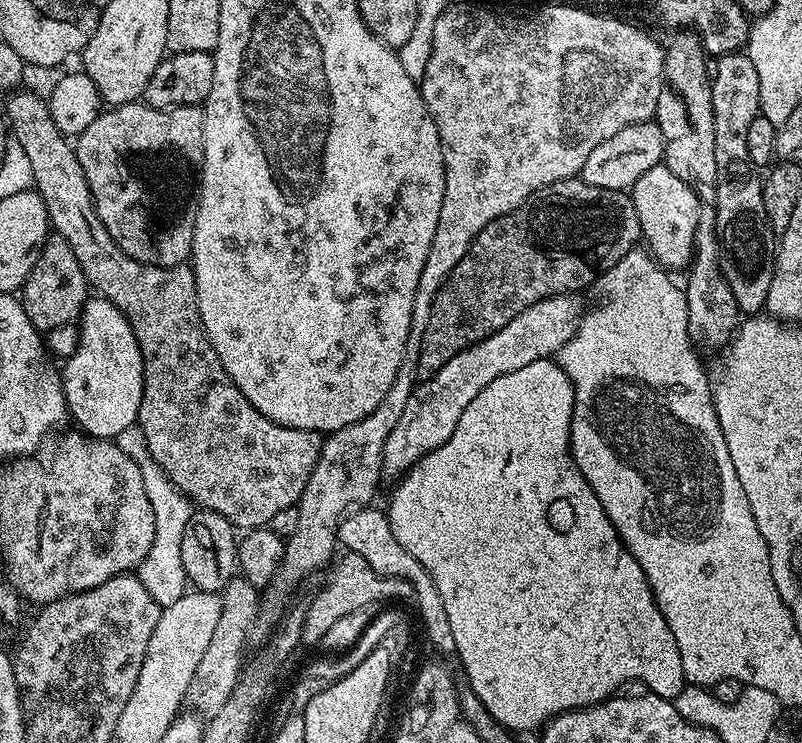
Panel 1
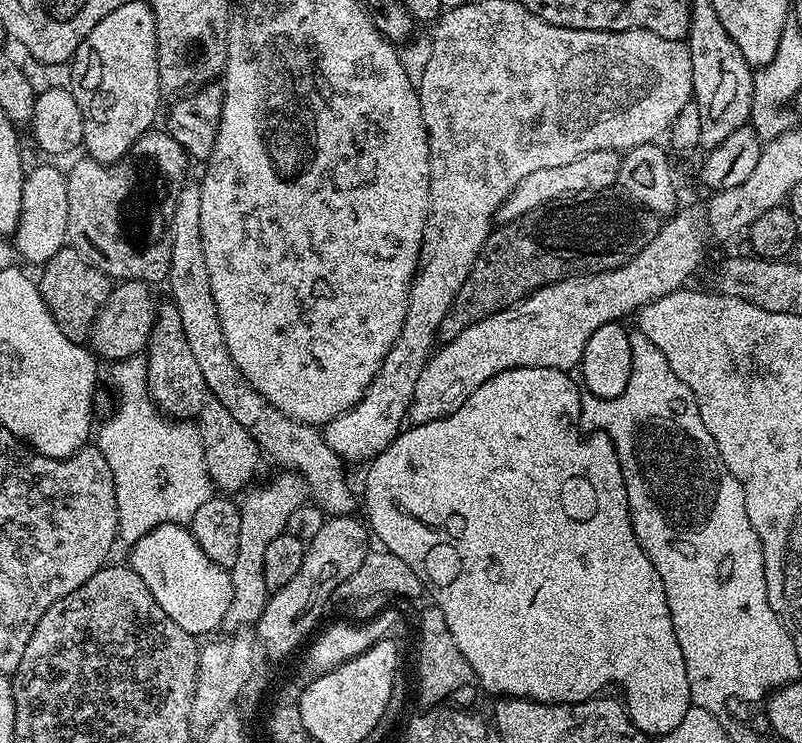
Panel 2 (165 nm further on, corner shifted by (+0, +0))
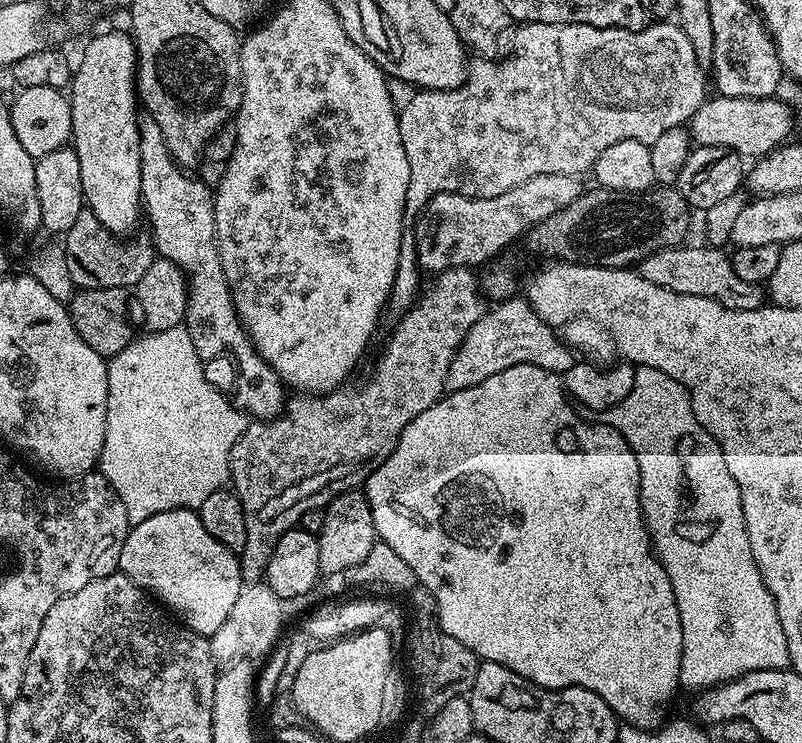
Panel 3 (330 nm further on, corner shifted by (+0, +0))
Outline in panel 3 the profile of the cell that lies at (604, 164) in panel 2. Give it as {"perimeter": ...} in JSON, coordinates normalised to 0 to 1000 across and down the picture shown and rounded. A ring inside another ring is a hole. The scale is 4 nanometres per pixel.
{"perimeter":[[[671,234],[671,240],[656,240],[646,250],[631,256],[631,261],[621,261],[616,266],[586,266],[576,261],[547,258],[540,264],[526,281],[524,297],[519,301],[519,345],[516,350],[525,362],[547,369],[559,361],[597,362],[597,355],[607,357],[632,328],[652,319],[658,308],[671,299],[686,293],[686,288],[696,288],[696,283],[706,283],[711,272],[719,269],[726,257],[724,244],[711,234]]]}

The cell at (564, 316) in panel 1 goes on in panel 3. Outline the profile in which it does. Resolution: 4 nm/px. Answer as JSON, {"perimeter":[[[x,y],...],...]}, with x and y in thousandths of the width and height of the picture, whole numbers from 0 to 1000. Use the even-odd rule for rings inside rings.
{"perimeter":[[[635,401],[617,412],[610,413],[603,421],[603,427],[581,450],[581,455],[571,466],[566,482],[561,487],[561,498],[556,503],[555,524],[559,528],[581,525],[586,520],[596,520],[596,514],[606,514],[615,503],[621,503],[626,498],[636,498],[638,493],[647,490],[665,490],[676,498],[697,501],[704,503],[711,499],[716,489],[714,470],[696,451],[695,443],[687,436],[682,436],[678,429],[660,412],[657,402]]]}

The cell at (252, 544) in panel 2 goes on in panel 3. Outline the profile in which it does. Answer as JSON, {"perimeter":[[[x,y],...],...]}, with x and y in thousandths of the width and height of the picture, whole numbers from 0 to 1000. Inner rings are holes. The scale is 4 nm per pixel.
{"perimeter":[[[559,361],[556,365],[547,367],[540,377],[544,378],[535,388],[532,384],[531,392],[514,410],[514,416],[493,432],[494,443],[490,444],[489,454],[480,460],[479,470],[475,471],[474,480],[470,482],[469,491],[464,495],[464,506],[456,507],[450,517],[430,515],[428,520],[416,524],[415,528],[365,532],[365,538],[363,534],[358,540],[357,552],[350,555],[349,559],[343,560],[340,565],[315,564],[310,569],[309,577],[297,590],[297,595],[289,603],[287,651],[294,669],[302,676],[302,692],[307,692],[307,735],[302,735],[302,740],[297,746],[300,782],[328,782],[329,769],[337,756],[337,746],[342,746],[342,735],[347,735],[347,724],[352,724],[352,719],[357,719],[357,713],[370,709],[377,692],[382,692],[382,686],[404,684],[423,662],[448,658],[458,647],[460,635],[478,624],[479,618],[491,606],[491,600],[496,600],[501,579],[506,579],[506,573],[511,568],[516,568],[516,563],[521,563],[521,557],[526,557],[526,552],[536,552],[544,544],[544,540],[555,532],[554,515],[556,514],[556,503],[561,498],[561,487],[566,482],[571,466],[591,439],[591,433],[596,433],[603,427],[606,404],[599,390],[595,367],[587,361]]]}

